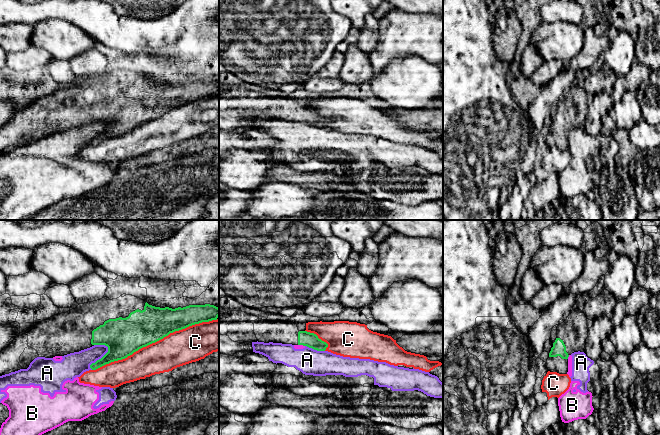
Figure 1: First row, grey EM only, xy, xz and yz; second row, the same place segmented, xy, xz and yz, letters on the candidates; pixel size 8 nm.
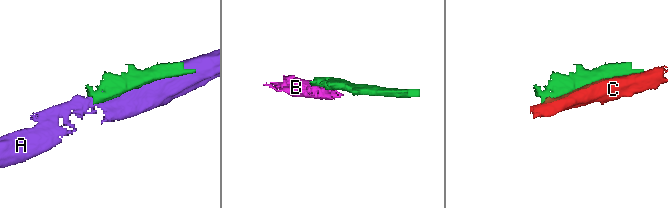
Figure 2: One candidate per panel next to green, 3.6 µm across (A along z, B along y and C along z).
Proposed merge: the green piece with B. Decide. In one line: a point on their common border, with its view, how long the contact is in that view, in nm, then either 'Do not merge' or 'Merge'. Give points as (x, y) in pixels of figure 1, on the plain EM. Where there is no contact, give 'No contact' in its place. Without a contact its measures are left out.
Touches green at yz (568, 132). Shared border 40 nm. Do not merge

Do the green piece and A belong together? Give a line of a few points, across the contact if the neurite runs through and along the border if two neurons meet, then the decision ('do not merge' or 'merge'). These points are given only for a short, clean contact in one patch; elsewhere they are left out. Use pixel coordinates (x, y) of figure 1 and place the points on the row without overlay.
do not merge

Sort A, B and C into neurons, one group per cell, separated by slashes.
A B / C

